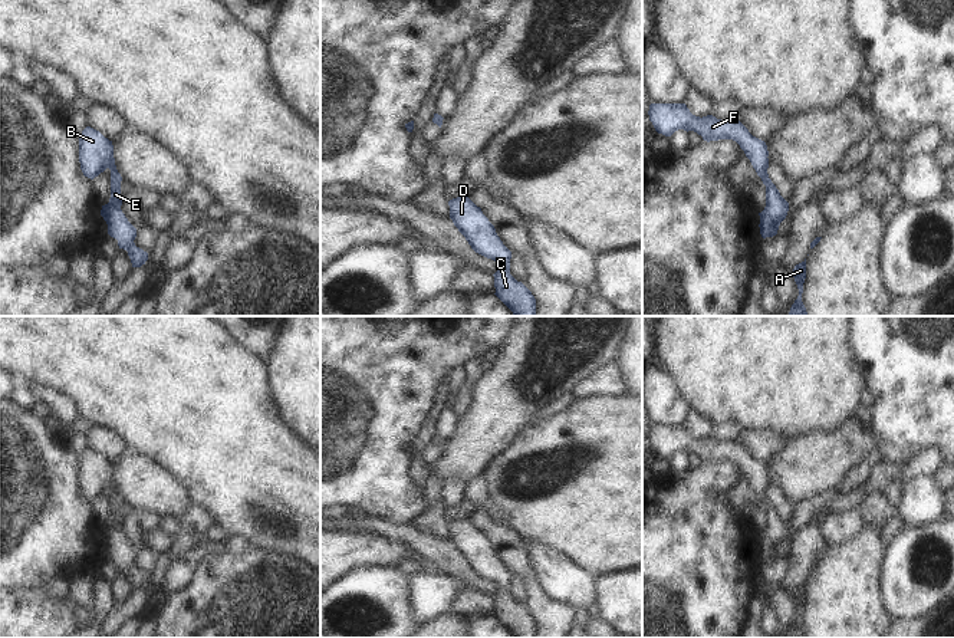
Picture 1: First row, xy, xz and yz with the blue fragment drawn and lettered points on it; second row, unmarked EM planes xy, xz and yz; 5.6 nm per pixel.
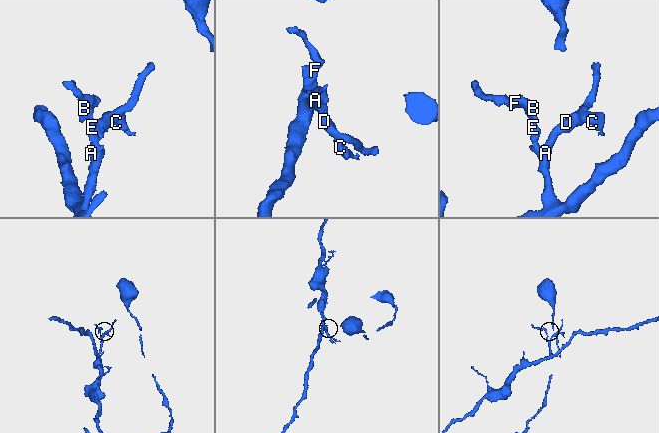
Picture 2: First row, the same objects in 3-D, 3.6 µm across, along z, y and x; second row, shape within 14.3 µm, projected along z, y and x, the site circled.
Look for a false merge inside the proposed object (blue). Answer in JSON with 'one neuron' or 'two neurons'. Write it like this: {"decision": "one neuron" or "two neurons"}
{"decision": "one neuron"}

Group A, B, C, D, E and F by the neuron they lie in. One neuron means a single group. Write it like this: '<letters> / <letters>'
A B C D E F

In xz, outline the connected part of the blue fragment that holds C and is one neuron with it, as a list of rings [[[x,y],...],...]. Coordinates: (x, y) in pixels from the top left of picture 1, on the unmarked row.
[[[468,519],[448,523],[450,540],[466,559],[471,570],[496,583],[496,618],[513,634],[514,638],[534,638],[536,621],[532,614],[510,596],[511,573],[503,566],[494,547]]]

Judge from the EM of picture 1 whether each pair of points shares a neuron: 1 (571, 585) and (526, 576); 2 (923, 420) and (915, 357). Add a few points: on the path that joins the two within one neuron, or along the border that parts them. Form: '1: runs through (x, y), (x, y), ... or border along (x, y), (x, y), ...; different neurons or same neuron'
1: border along (526, 545), (538, 584), (559, 601); different neurons
2: runs through (923, 404), (923, 372); same neuron

